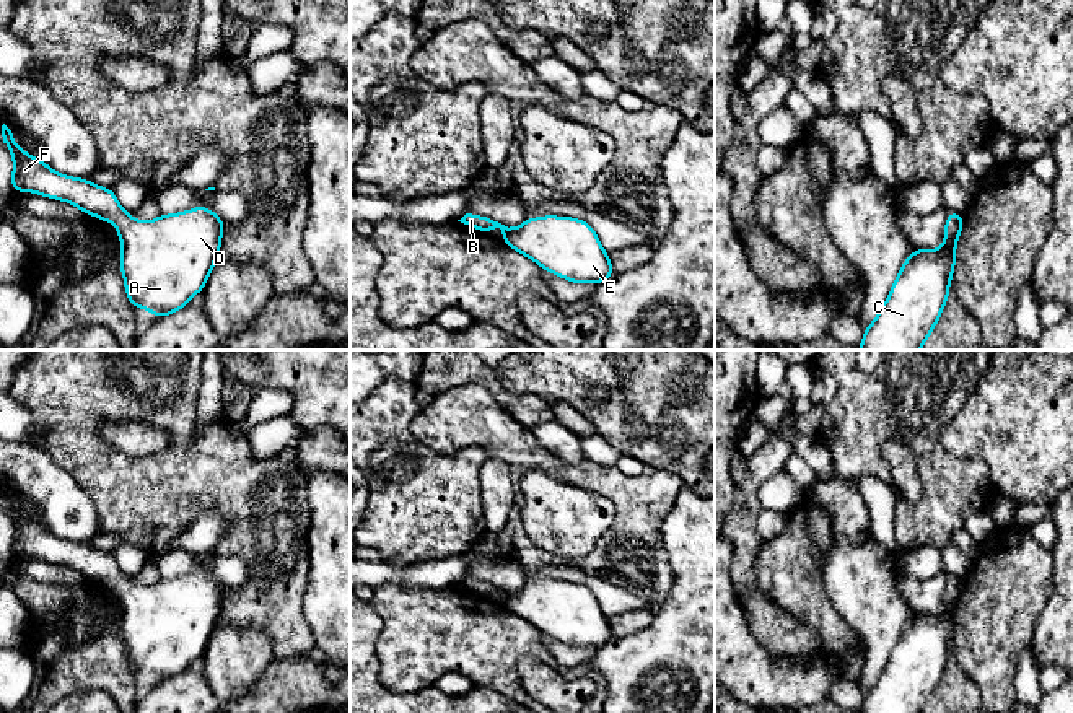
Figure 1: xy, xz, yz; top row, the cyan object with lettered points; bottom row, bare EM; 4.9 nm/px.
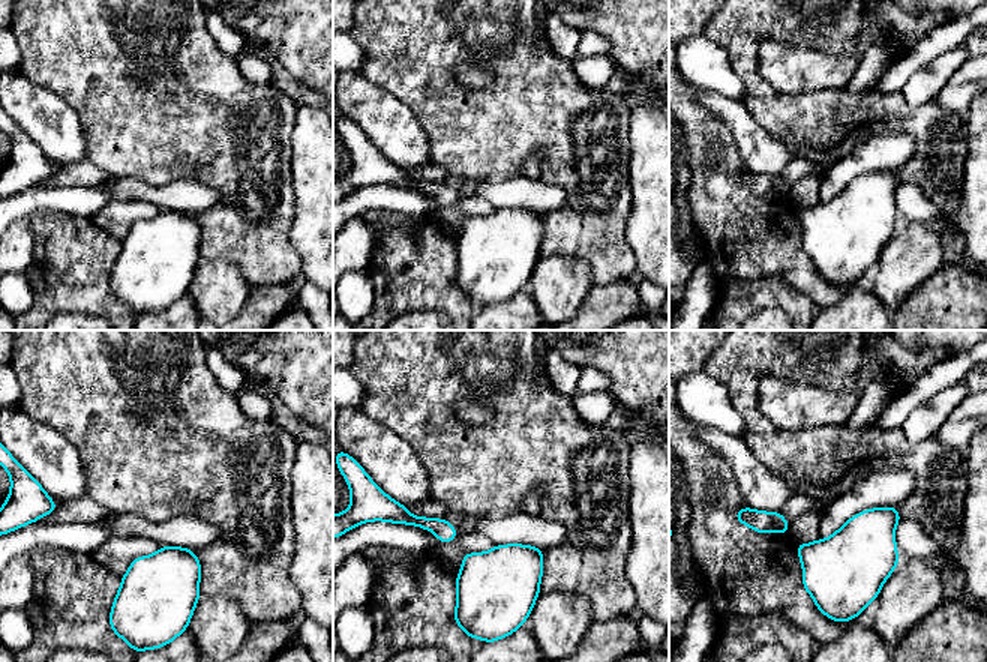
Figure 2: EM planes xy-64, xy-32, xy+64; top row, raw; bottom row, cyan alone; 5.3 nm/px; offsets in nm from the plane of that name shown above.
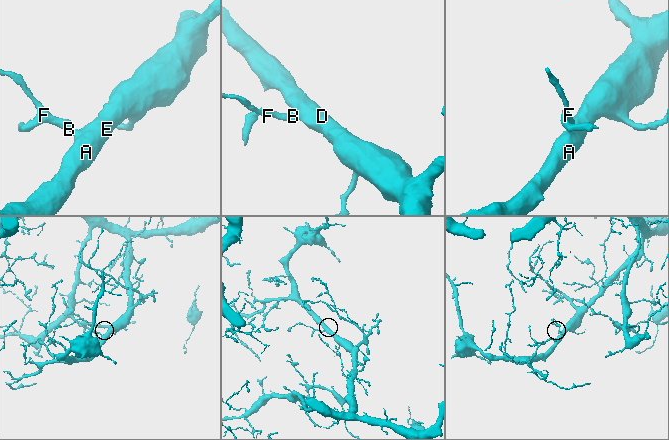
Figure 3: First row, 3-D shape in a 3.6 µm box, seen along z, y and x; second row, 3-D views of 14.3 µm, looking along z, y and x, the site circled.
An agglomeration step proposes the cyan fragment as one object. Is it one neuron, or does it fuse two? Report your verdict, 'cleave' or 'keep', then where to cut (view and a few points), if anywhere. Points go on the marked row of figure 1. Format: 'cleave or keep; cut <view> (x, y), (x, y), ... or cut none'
keep; cut none

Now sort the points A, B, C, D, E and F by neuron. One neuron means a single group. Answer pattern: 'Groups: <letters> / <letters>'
Groups: A B C D E F

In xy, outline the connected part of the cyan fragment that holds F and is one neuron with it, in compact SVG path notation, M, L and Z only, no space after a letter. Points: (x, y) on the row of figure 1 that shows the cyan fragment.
M2 125L3 143L13 156L11 189L13 194L29 190L68 202L86 215L111 221L122 244L120 272L125 283L125 296L132 306L151 311L158 319L189 304L191 298L205 288L208 275L217 264L221 247L225 221L208 207L195 207L187 212L164 215L142 221L127 213L109 187L101 187L88 179L64 176L33 155L28 155L13 140L11 130Z

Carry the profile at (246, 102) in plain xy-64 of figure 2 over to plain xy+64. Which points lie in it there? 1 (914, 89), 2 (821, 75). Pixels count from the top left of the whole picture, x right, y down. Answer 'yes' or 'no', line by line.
1: no
2: no

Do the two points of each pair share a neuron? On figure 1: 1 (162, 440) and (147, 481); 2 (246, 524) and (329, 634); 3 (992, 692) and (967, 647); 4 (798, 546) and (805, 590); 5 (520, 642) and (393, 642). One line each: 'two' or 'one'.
1: two
2: two
3: one
4: one
5: one

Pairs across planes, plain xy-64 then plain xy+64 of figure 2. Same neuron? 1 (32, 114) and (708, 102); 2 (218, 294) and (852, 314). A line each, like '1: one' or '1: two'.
1: one
2: two

